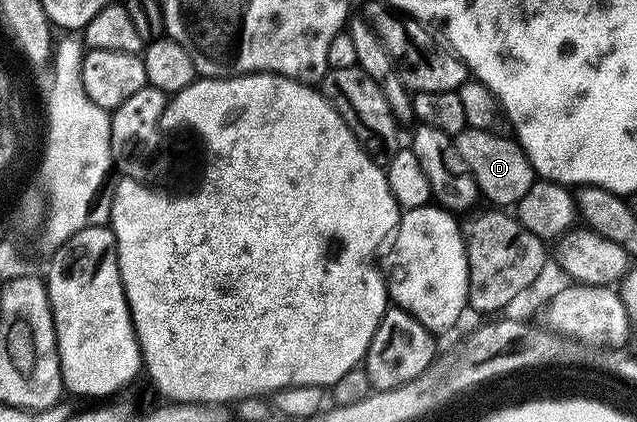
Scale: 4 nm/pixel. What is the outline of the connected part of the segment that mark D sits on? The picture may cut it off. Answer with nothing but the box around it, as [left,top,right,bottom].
[453,128,537,206]

